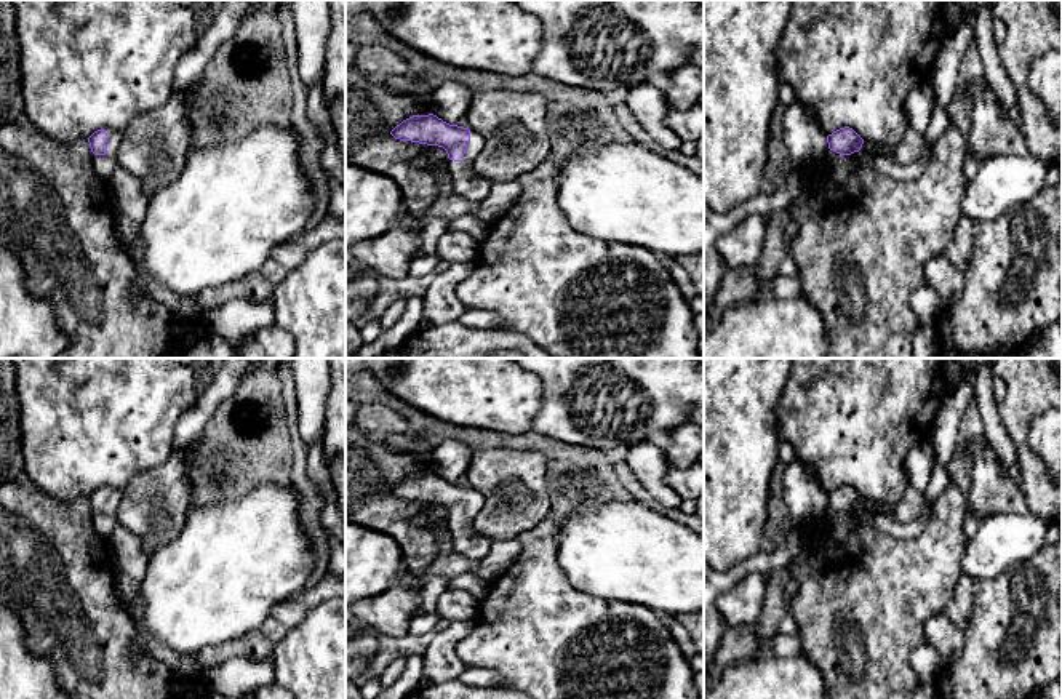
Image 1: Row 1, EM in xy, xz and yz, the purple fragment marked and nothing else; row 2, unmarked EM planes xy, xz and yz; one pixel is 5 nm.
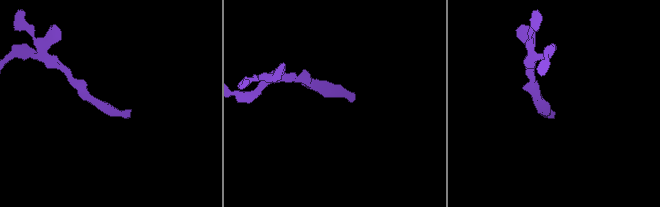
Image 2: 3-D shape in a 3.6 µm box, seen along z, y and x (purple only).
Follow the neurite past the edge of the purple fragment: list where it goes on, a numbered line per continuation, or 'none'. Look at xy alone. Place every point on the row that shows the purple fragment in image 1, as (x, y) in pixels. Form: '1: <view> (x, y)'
1: xy (115, 136)

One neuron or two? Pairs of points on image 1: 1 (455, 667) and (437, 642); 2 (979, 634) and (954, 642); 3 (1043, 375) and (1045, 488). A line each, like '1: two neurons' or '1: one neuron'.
1: one neuron
2: two neurons
3: one neuron

